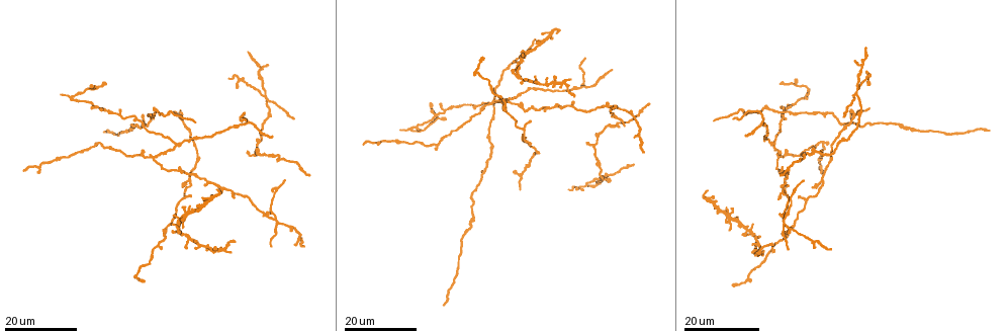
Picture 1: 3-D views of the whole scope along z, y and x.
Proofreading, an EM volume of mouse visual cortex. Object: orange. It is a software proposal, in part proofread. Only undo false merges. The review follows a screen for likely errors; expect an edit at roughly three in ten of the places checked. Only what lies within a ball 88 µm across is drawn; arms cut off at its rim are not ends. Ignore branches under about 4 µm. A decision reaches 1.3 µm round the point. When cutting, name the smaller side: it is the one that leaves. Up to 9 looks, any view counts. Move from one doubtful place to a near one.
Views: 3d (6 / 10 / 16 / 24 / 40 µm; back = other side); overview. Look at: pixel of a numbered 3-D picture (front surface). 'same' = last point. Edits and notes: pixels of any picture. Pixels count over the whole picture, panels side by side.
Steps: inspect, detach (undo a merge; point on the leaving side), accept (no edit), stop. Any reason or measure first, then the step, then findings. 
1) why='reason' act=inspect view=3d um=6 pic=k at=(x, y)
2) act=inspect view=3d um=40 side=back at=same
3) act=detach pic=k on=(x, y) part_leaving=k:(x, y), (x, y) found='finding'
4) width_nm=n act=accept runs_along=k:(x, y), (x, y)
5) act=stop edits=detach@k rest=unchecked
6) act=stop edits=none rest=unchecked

why='branch point' act=inspect view=3d um=16 pic=1 at=(178, 143)

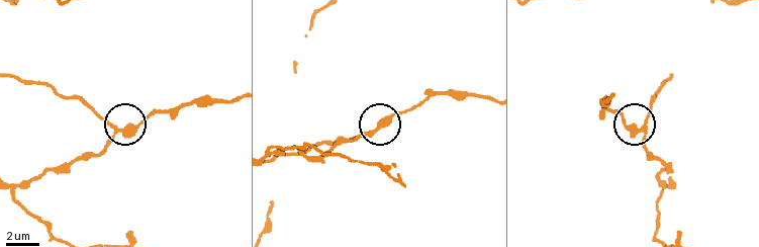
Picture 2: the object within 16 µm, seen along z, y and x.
act=inspect view=3d um=6 pic=2 at=(642, 131)

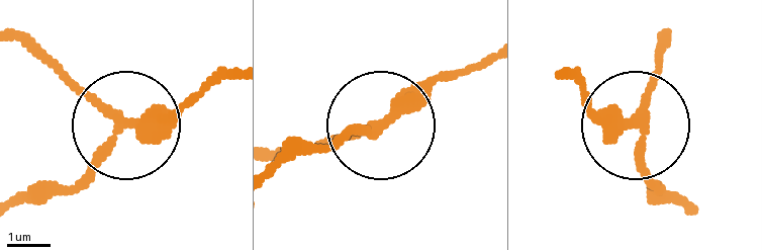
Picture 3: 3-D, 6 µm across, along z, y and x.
act=inspect view=3d um=6 side=back pic=3 at=(132, 124)

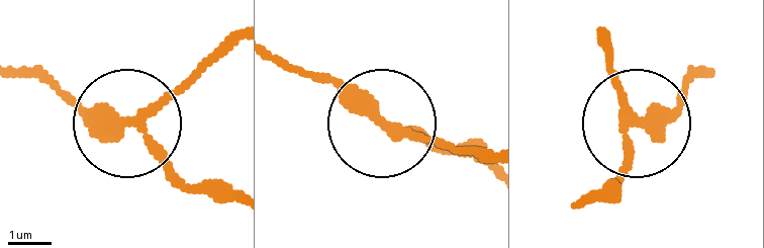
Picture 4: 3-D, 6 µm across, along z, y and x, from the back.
width_nm=290 act=accept runs_along=4:(488, 166), (369, 118), (275, 54) found='continuous, no second neuron'

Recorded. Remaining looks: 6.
why='four or more arms meet' act=inspect view=3d um=16 pic=1 at=(154, 156)

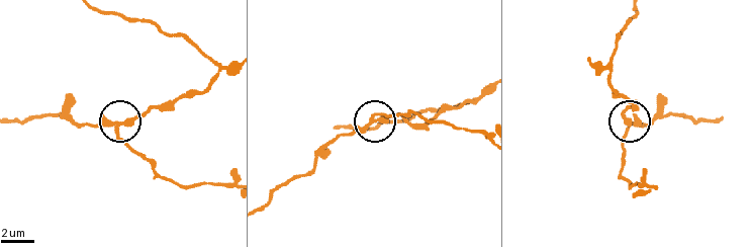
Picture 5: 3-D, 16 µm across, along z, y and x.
act=inspect view=3d um=10 pic=5 at=(374, 121)

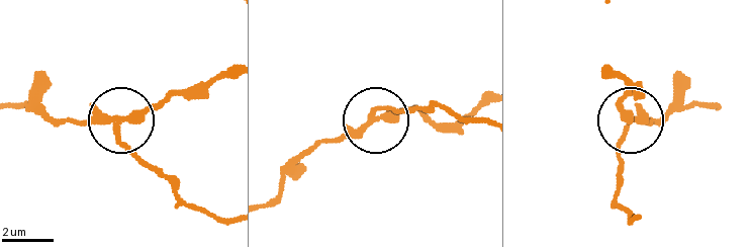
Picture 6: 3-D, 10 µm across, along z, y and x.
width_nm=270 act=detach pic=6 on=(136, 153) part_leaving=6:(115, 127), (180, 196), (225, 217) found='two neurons meet here'

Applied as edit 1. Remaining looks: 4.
why='three arms meet' act=inspect view=3d um=16 pic=1 at=(246, 123)

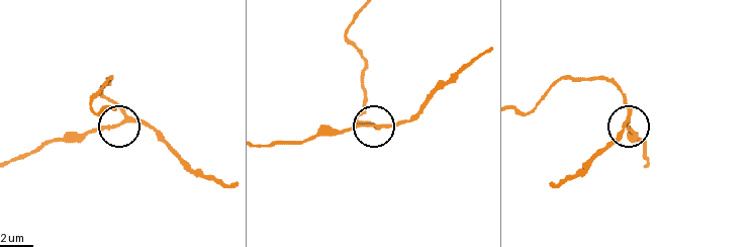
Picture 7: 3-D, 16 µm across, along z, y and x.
why='closer look' act=inspect view=3d um=6 pic=7 at=(126, 117)

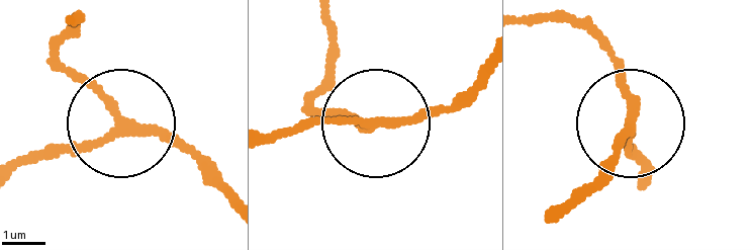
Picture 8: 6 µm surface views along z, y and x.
arms=3 act=accept runs_along=8:(16, 167), (147, 127), (208, 177) found='one neuron here'

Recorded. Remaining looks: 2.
act=inspect view=3d um=16 pic=1 at=(783, 121)

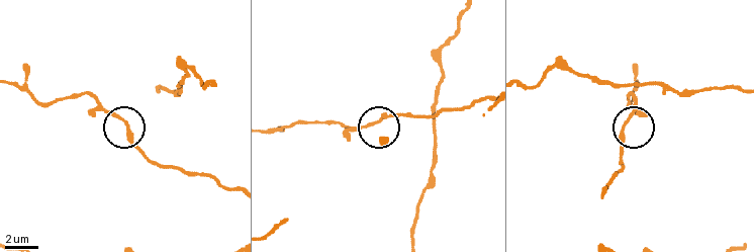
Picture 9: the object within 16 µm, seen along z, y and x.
act=inspect view=3d um=6 pic=9 at=(623, 128)

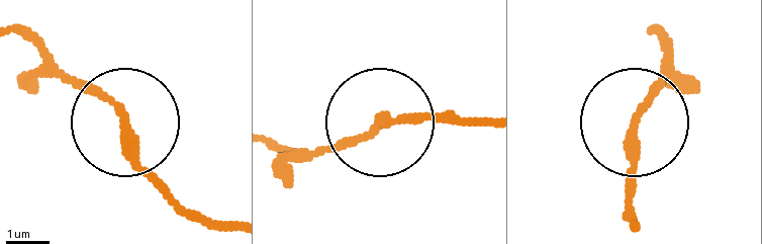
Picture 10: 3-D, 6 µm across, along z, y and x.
width_nm=220 act=accept found='all the same neuron'

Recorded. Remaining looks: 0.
act=stop edits=detach@6 rest=unchecked

